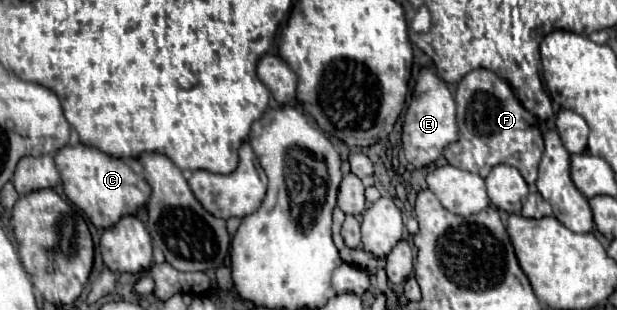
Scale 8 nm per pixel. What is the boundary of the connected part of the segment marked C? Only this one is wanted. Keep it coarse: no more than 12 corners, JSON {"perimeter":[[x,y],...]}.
{"perimeter":[[87,145],[55,157],[67,199],[97,229],[137,215],[149,183]]}

